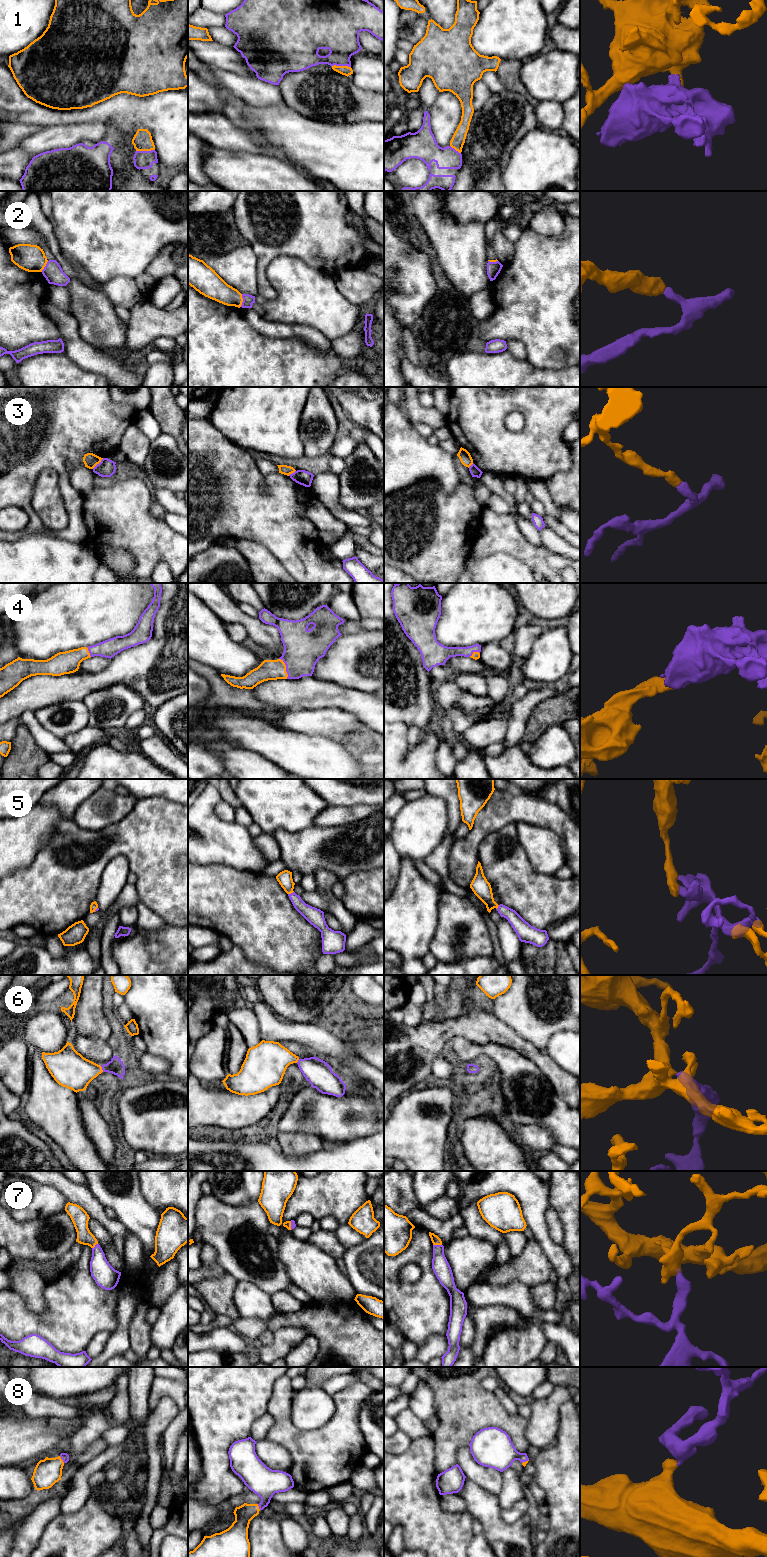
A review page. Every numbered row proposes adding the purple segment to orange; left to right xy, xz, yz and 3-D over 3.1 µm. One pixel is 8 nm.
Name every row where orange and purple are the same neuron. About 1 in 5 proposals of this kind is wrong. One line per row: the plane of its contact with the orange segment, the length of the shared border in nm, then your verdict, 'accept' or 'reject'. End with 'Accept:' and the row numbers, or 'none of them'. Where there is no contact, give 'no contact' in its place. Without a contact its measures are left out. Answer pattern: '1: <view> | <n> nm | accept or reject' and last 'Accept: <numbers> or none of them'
1: xz | 160 nm | accept
2: xz | 110 nm | reject
3: xy | 130 nm | reject
4: xz | 180 nm | accept
5: xz | 50 nm | accept
6: xy | 50 nm | accept
7: yz | 70 nm | accept
8: xy | 70 nm | accept
Accept: 1, 4, 5, 6, 7, 8

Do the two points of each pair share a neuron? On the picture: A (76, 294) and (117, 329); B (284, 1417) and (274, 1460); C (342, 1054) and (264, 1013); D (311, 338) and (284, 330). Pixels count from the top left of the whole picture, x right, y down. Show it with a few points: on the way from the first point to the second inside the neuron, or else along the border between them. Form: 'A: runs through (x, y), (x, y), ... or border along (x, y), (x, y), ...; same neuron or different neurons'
A: runs through (86, 304), (107, 325); same neuron
B: border along (265, 1438), (281, 1445), (289, 1454), (292, 1462); different neurons
C: runs through (323, 1043), (301, 1032), (283, 1030); same neuron
D: runs through (304, 331), (291, 330); same neuron

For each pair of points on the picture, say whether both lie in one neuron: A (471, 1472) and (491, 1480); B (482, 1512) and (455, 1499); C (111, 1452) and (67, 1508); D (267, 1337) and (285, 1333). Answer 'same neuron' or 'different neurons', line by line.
A: same neuron
B: different neurons
C: same neuron
D: different neurons

